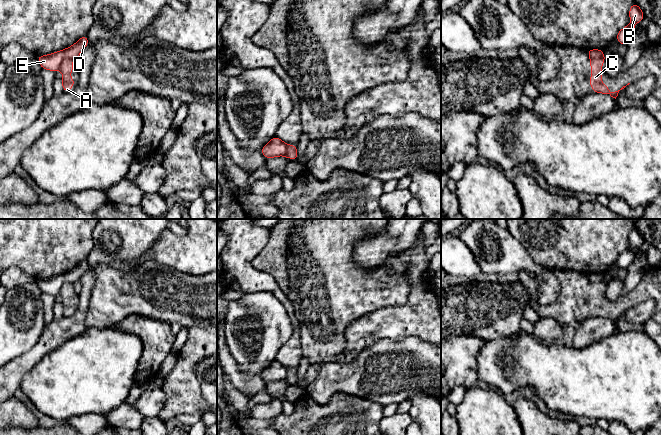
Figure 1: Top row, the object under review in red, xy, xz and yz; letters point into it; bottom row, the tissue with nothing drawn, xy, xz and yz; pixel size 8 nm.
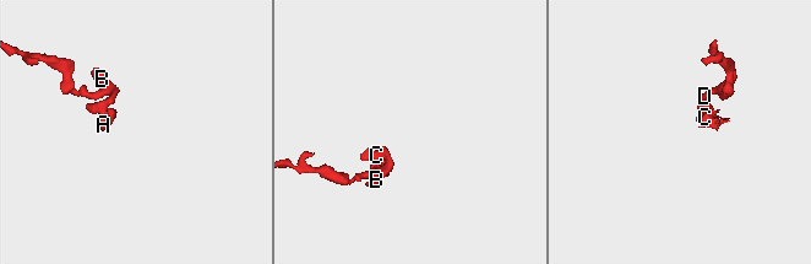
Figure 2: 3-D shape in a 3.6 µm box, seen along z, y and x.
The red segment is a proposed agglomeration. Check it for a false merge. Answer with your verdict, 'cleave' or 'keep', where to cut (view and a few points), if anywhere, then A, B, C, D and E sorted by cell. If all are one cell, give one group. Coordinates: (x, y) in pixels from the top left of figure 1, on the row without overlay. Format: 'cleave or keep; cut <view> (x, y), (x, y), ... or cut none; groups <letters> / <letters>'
cleave; cut xy (72, 283), (65, 283), (58, 292); groups A C / B D E

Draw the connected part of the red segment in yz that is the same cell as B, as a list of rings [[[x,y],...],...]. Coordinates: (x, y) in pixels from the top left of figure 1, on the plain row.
[[[633,226],[632,230],[630,231],[629,242],[632,247],[621,253],[616,260],[618,266],[626,270],[635,259],[635,253],[633,249],[638,248],[645,242],[642,234],[635,226]]]

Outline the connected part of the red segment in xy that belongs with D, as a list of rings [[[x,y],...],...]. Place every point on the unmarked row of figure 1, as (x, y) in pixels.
[[[87,259],[81,261],[74,269],[66,272],[64,274],[60,274],[58,276],[54,276],[48,279],[38,280],[37,284],[42,291],[42,293],[47,293],[52,296],[55,296],[60,292],[61,287],[64,284],[78,281],[82,274],[89,268]]]

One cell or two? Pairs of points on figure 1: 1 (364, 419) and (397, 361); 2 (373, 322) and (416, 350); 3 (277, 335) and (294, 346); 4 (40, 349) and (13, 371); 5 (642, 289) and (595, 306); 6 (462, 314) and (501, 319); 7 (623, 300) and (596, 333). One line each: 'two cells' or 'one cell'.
1: two cells
2: two cells
3: two cells
4: one cell
5: one cell
6: one cell
7: two cells

